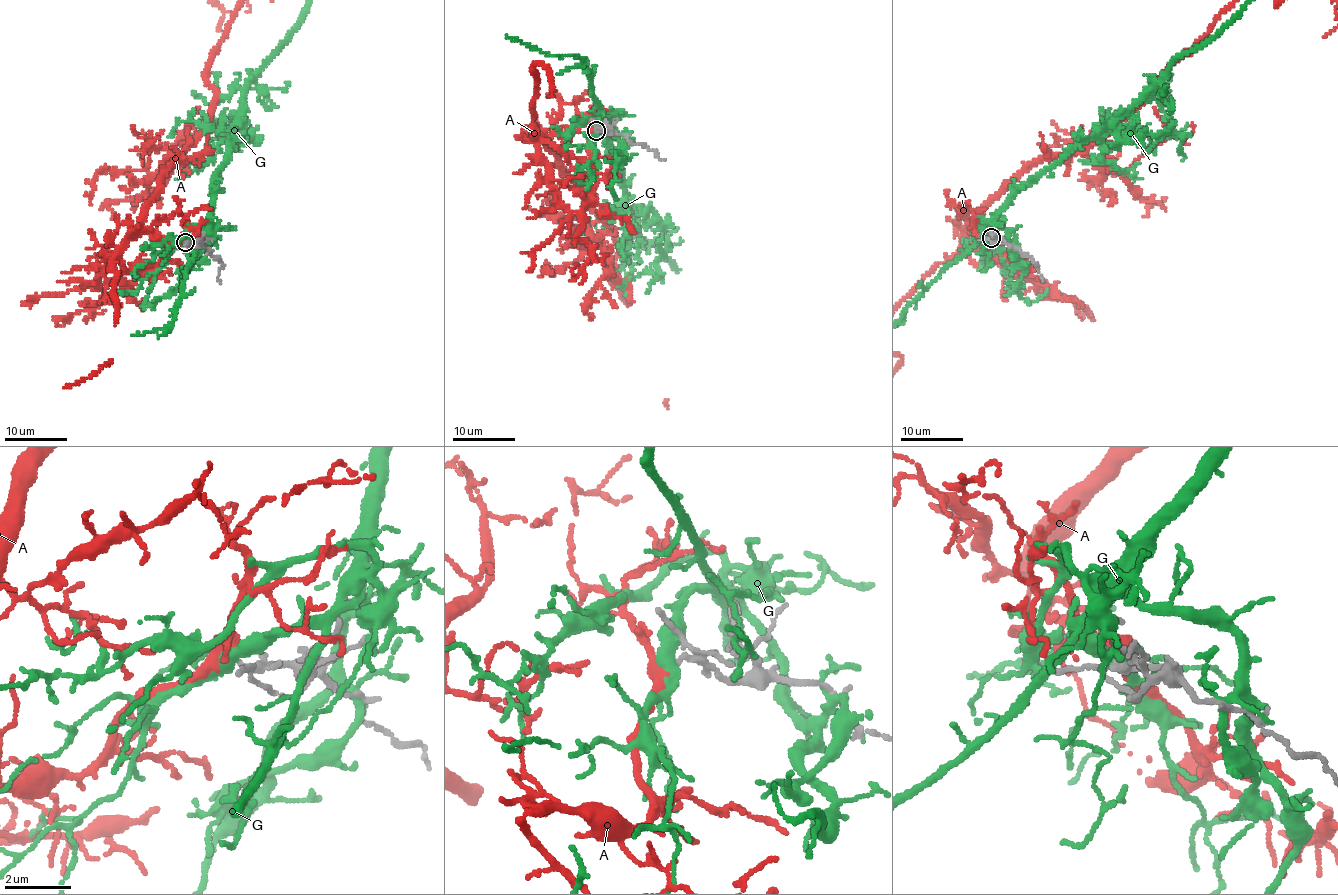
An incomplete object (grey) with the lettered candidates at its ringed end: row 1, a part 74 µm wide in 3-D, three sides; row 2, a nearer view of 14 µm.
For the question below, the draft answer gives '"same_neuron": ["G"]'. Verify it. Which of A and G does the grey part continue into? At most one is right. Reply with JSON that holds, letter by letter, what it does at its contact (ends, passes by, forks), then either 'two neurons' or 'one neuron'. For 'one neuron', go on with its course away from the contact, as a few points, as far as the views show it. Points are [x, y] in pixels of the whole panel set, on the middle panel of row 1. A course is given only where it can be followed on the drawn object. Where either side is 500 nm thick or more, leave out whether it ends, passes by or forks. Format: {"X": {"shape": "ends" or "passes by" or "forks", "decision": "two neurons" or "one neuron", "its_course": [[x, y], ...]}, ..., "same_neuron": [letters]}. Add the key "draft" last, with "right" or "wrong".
{"A": {"shape": "passes by", "decision": "one neuron"}, "G": {"shape": "passes by", "decision": "two neurons"}, "same_neuron": ["A"], "draft": "wrong"}

